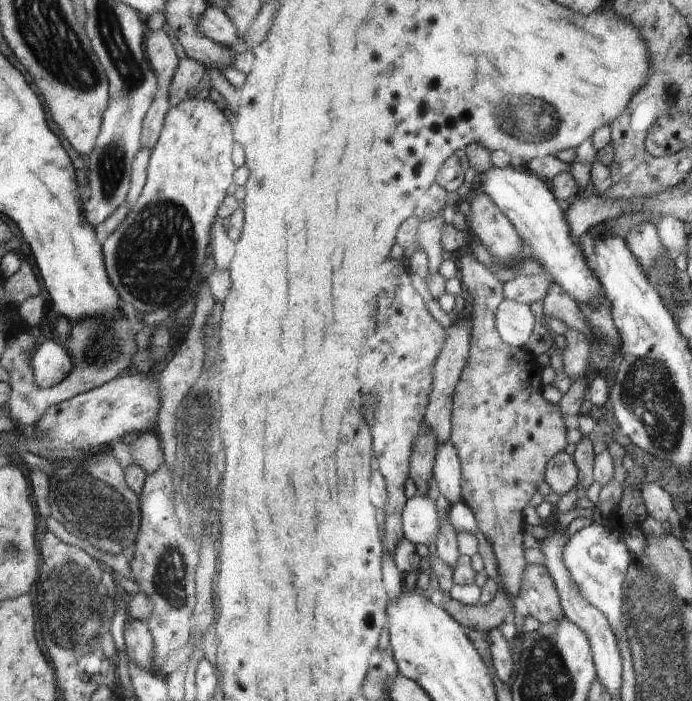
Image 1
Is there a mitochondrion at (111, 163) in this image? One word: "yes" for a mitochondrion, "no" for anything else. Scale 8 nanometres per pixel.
yes

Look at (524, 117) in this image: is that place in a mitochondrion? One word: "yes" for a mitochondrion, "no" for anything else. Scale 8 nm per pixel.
yes

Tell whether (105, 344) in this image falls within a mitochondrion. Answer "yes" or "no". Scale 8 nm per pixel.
yes

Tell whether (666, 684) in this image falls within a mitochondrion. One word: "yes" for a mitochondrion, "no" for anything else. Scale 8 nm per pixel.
yes

